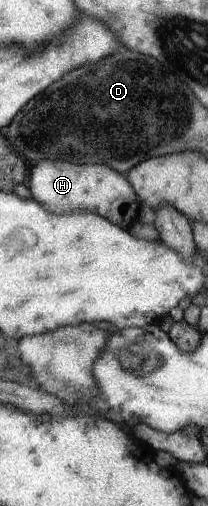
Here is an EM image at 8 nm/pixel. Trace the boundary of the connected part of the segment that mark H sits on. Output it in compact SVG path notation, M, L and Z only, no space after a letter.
M43 160L31 170L29 190L33 198L39 198L39 202L47 206L47 210L93 210L95 214L103 212L103 218L106 218L107 222L115 222L117 225L135 220L135 210L140 206L140 200L137 200L131 183L104 164L69 164Z

